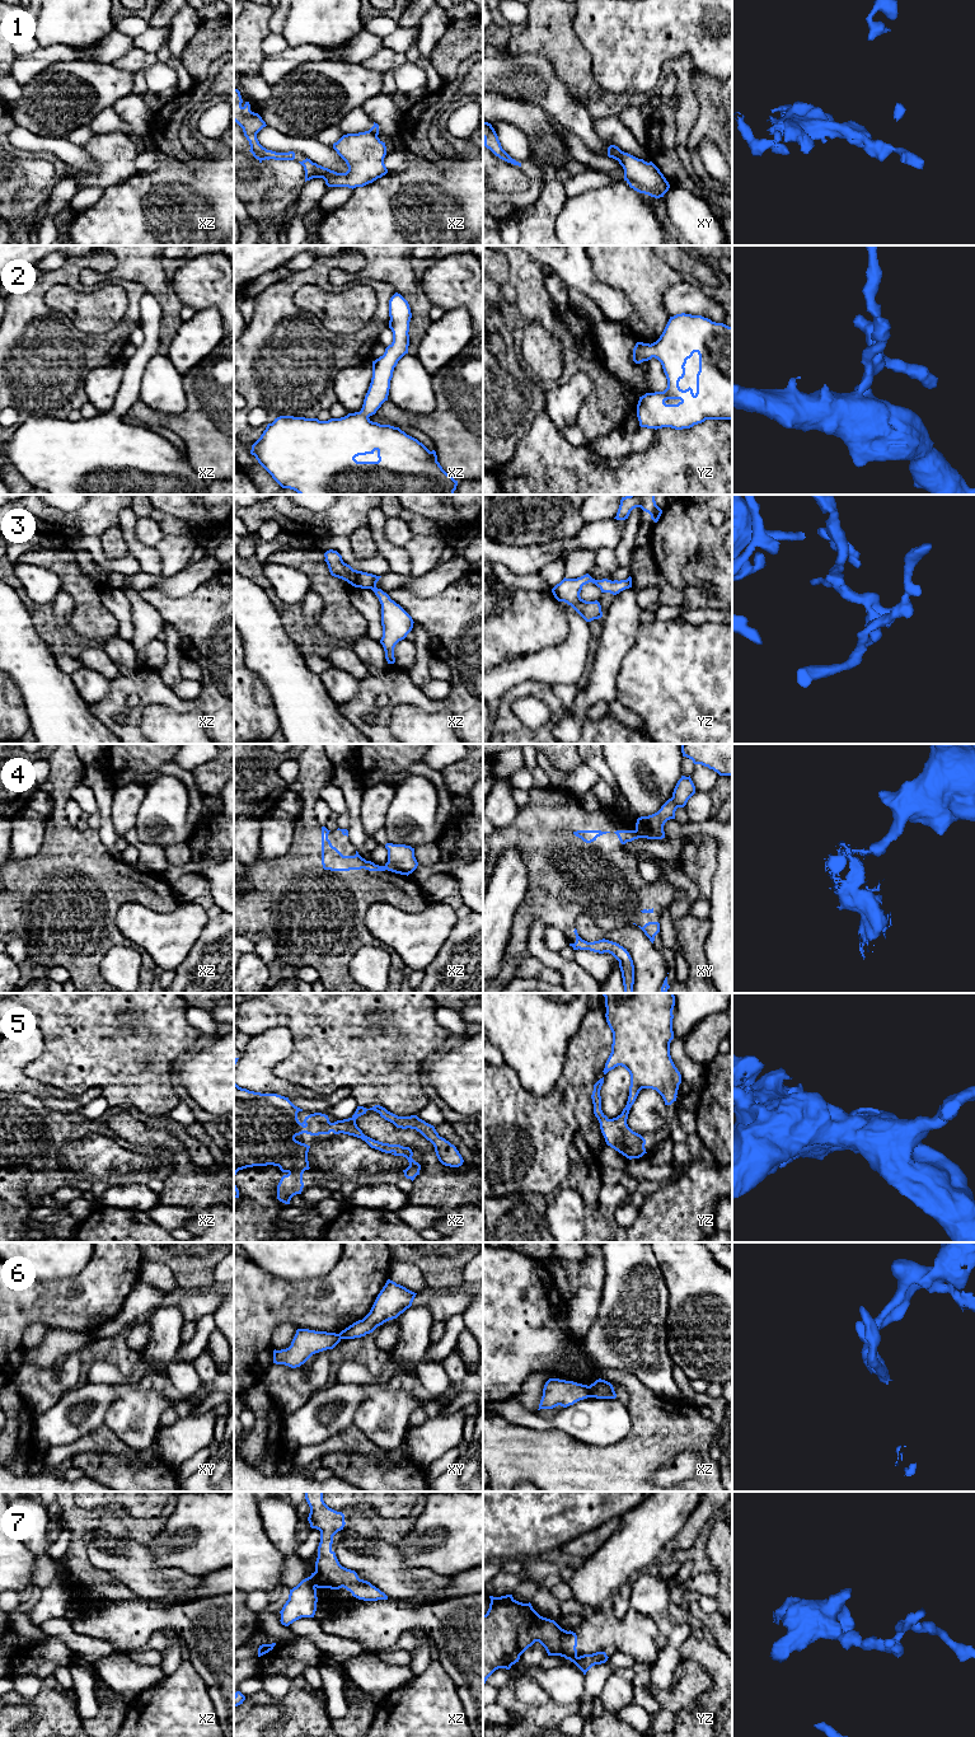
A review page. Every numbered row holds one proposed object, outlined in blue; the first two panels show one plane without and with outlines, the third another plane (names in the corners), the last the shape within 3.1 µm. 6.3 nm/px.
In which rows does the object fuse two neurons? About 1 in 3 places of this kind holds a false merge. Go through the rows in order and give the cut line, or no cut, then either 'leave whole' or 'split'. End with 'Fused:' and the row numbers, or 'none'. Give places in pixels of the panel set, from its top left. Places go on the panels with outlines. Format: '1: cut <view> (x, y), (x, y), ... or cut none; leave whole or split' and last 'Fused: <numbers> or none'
1: cut xy (623, 151), (618, 160); split
2: cut none; leave whole
3: cut none; leave whole
4: cut xy (634, 830), (640, 837); split
5: cut none; leave whole
6: cut xz (587, 1386), (590, 1396); split
7: cut xz (310, 1576), (314, 1587); split
Fused: 1, 4, 6, 7

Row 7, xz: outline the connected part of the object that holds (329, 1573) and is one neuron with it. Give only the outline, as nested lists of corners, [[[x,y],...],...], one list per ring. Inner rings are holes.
[[[305,1492],[310,1507],[308,1521],[311,1528],[320,1531],[315,1572],[311,1573],[317,1588],[346,1588],[353,1597],[364,1601],[388,1600],[388,1596],[370,1582],[360,1579],[355,1570],[342,1567],[332,1550],[333,1536],[343,1530],[344,1514],[329,1508],[323,1500],[323,1492]]]

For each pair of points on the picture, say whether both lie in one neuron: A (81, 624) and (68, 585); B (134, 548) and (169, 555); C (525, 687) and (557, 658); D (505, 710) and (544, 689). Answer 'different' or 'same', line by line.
A: same
B: different
C: different
D: same

